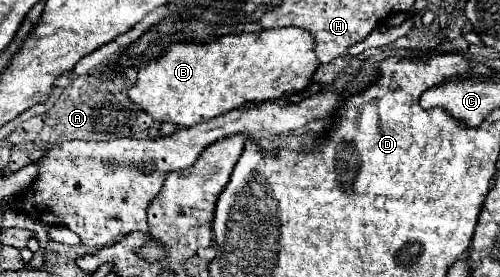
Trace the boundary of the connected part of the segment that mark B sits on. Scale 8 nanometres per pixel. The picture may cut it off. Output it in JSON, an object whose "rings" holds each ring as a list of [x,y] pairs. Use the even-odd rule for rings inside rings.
{"rings":[[[282,27],[282,29],[272,29],[272,31],[260,31],[260,33],[226,35],[226,37],[218,39],[218,41],[212,41],[212,43],[172,43],[170,49],[168,49],[162,57],[158,57],[156,61],[150,61],[146,67],[142,67],[142,69],[138,71],[138,81],[136,81],[136,85],[128,91],[128,97],[130,97],[142,111],[146,111],[148,115],[152,115],[154,121],[160,121],[160,123],[176,123],[178,127],[192,127],[192,125],[196,125],[198,121],[212,119],[212,117],[216,117],[216,115],[220,115],[220,113],[226,113],[226,111],[236,109],[236,107],[242,107],[242,105],[246,105],[246,103],[276,101],[276,99],[280,99],[280,97],[288,97],[288,95],[292,95],[292,93],[300,93],[300,91],[304,91],[304,79],[302,79],[304,75],[302,75],[300,71],[294,71],[294,75],[292,75],[292,69],[310,67],[310,69],[312,69],[312,75],[314,75],[314,71],[318,69],[318,65],[320,65],[320,61],[318,61],[316,55],[314,55],[314,41],[312,41],[312,37],[310,37],[304,29],[298,29],[298,27]]]}

